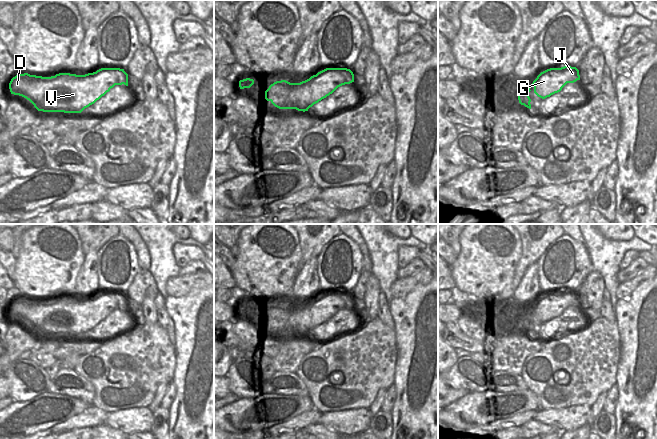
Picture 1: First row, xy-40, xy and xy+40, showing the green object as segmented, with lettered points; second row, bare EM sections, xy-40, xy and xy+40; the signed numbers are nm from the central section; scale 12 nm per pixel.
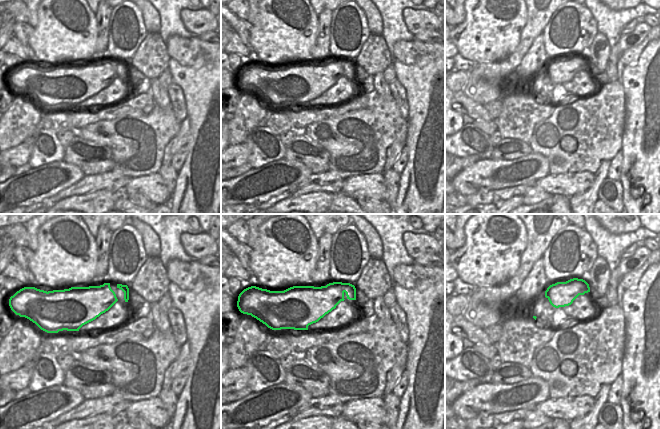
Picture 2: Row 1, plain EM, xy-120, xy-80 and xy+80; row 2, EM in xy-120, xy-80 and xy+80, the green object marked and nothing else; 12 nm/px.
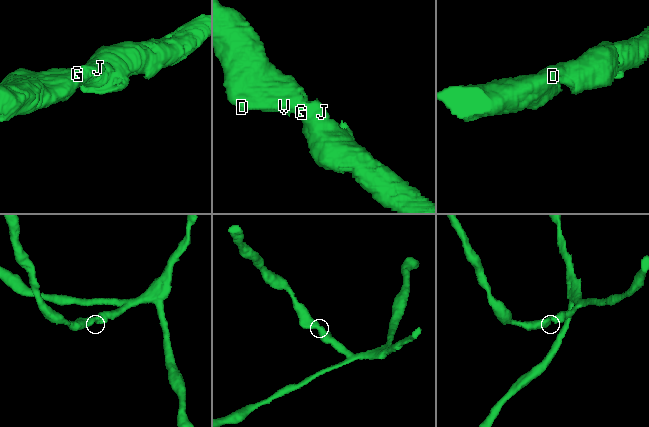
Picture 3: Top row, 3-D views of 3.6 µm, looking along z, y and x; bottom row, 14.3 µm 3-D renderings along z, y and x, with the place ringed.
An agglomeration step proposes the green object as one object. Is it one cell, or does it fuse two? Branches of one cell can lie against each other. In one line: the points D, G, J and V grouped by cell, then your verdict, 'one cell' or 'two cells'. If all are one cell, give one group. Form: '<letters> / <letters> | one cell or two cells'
D G J V | one cell

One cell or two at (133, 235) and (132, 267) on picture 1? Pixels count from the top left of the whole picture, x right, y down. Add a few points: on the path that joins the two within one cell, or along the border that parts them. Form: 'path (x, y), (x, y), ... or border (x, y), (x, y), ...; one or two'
border (120, 234), (133, 246), (140, 268); two

